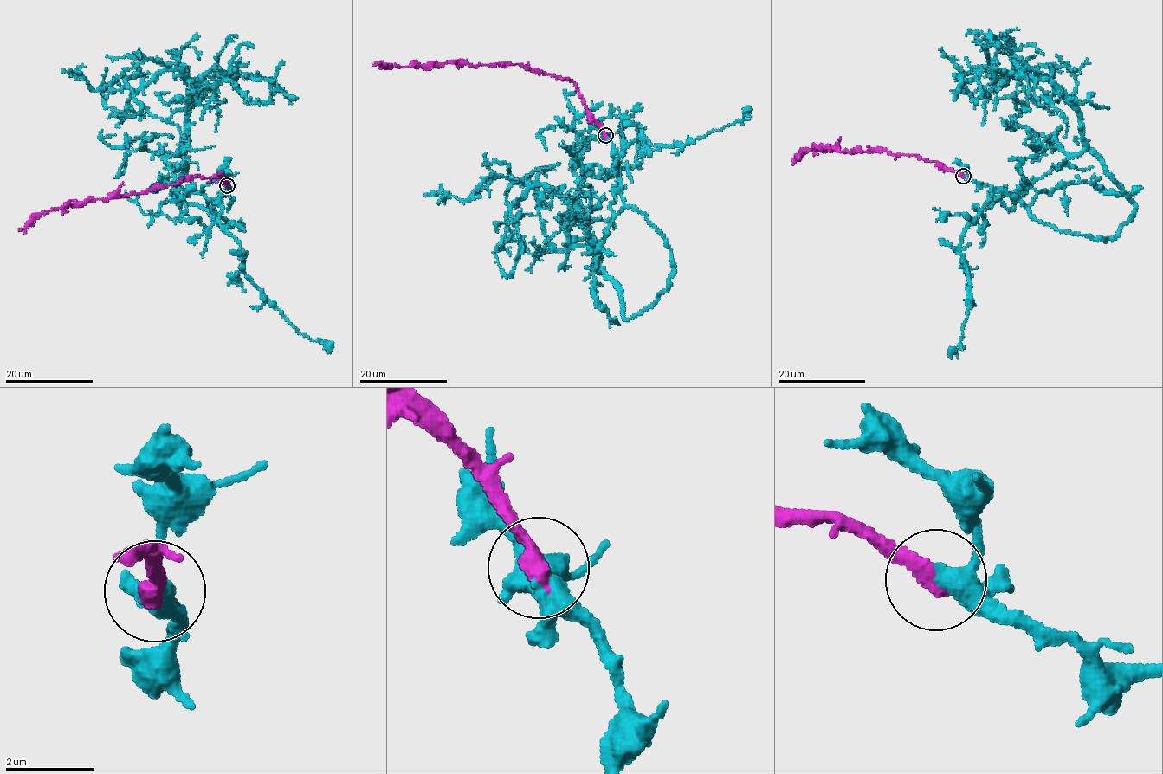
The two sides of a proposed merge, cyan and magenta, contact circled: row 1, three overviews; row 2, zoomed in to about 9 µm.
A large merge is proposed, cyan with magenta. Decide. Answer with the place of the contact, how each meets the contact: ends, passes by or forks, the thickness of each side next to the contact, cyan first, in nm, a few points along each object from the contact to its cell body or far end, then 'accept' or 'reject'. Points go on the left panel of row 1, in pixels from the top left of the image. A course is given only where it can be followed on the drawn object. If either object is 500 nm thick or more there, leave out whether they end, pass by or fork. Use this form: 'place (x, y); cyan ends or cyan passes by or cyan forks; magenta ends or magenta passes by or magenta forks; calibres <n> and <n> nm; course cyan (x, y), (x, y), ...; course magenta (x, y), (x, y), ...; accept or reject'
place (227, 185); cyan passes by; magenta ends; calibres 360 and 400 nm; course cyan (227, 184), (212, 209), (231, 225), (171, 192), (198, 79), (164, 69), (122, 120), (105, 103), (106, 67); course magenta (227, 184), (222, 174), (187, 177), (172, 185), (151, 188), (141, 193), (48, 209), (19, 230); accept

